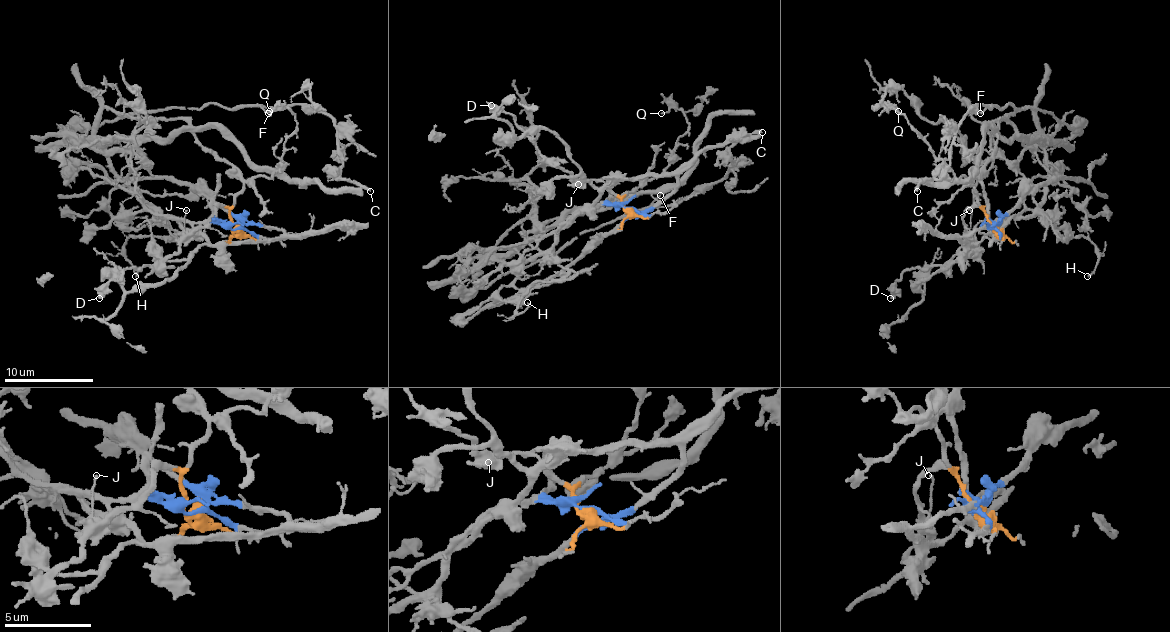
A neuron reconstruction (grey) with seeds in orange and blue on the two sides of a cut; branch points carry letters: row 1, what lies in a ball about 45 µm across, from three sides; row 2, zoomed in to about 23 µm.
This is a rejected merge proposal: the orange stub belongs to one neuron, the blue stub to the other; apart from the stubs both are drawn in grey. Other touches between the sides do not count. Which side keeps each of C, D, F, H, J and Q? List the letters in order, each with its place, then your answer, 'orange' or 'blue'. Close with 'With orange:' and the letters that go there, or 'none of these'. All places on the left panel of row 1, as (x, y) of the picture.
C: (370, 191) | blue
D: (99, 298) | orange
F: (268, 113) | blue
H: (135, 276) | blue
J: (186, 210) | orange
Q: (269, 111) | orange
With orange: D, J, Q

